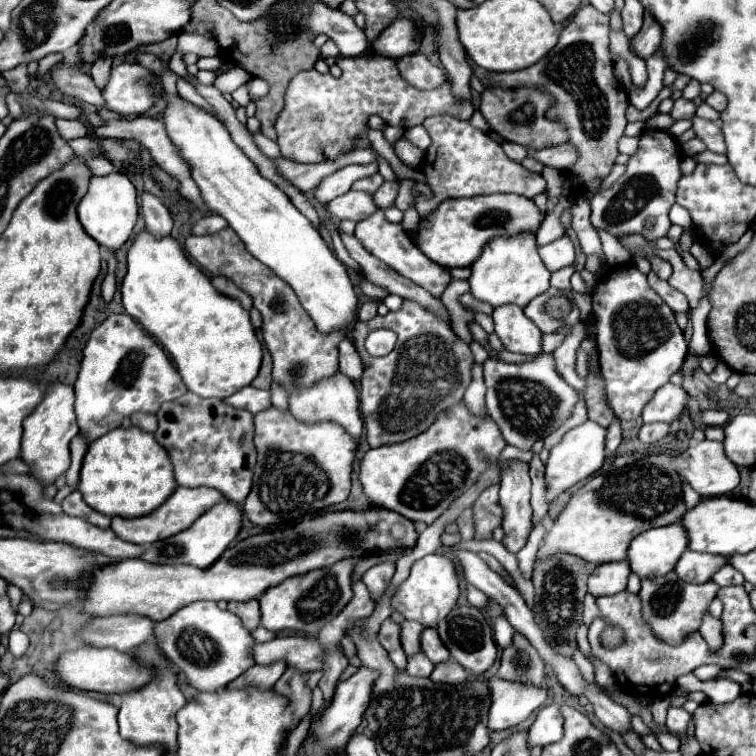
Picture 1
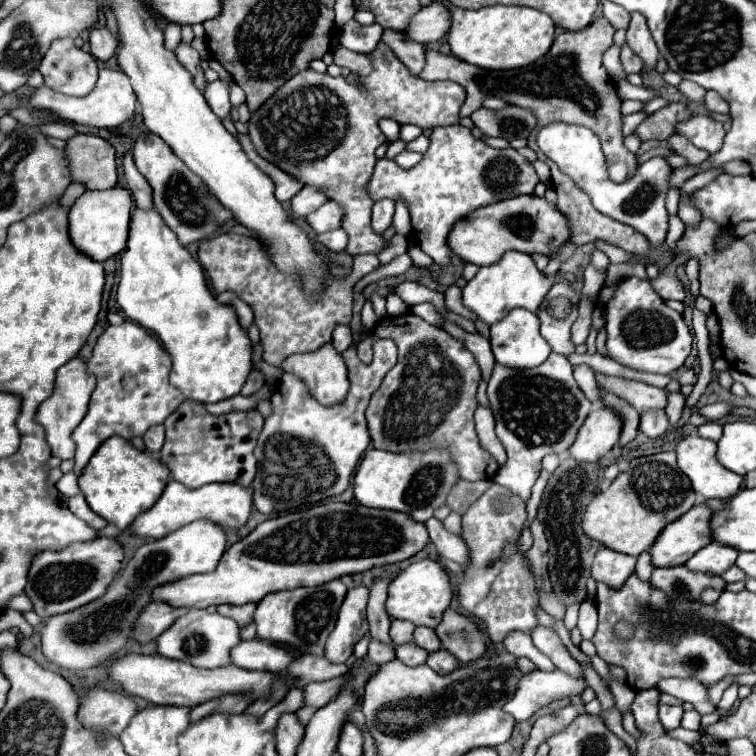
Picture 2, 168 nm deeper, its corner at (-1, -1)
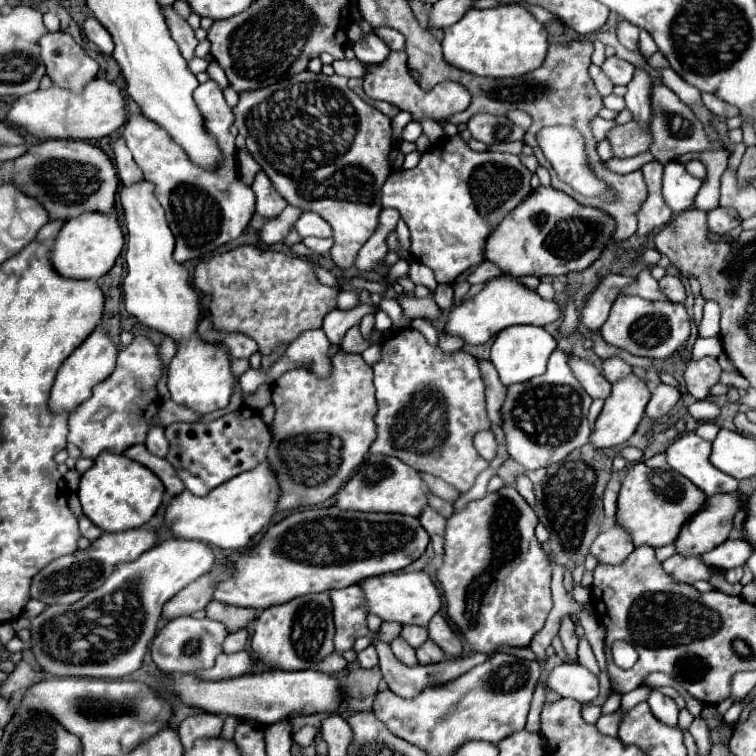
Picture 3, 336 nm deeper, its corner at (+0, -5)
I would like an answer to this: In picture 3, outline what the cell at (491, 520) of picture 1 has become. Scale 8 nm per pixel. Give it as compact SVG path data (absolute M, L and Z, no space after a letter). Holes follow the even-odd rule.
M505 486L491 492L479 500L471 500L463 510L453 512L445 526L445 546L443 564L435 578L443 590L447 604L447 614L463 634L465 642L475 652L485 652L493 656L501 646L525 648L531 638L543 628L551 602L551 558L545 548L535 538L537 514L525 502L525 498L515 490L515 486Z

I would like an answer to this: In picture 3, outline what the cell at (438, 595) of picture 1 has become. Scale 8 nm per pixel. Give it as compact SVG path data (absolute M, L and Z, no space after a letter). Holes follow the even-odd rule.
M397 572L397 574L381 574L371 576L359 582L363 594L367 612L379 616L381 620L393 620L399 624L417 624L427 626L427 622L439 612L441 608L441 596L431 578L425 572Z

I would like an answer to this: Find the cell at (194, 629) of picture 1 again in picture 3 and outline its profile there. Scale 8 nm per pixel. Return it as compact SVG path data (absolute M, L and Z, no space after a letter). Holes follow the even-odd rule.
M181 616L169 620L151 644L151 658L161 672L167 674L187 674L197 668L211 668L215 664L217 654L221 654L221 644L227 638L227 628L215 620L203 618L195 620L191 616Z

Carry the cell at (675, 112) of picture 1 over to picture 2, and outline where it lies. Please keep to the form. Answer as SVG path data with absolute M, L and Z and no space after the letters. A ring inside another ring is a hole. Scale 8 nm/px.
M684 102L668 104L666 108L650 114L638 128L636 134L640 140L666 140L670 134L676 132L678 124L686 118L690 118L692 112Z

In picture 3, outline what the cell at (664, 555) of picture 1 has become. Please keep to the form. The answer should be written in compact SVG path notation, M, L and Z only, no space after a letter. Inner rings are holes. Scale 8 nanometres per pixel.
M717 494L707 502L681 530L677 538L677 552L683 556L701 556L723 544L731 530L733 518L741 510L741 494Z

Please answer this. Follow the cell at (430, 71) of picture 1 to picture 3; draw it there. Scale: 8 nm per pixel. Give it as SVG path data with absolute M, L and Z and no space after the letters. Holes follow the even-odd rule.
M385 26L373 28L373 32L375 32L391 50L405 50L405 38L401 36L401 32L397 32L397 30L393 30L393 28L385 28Z

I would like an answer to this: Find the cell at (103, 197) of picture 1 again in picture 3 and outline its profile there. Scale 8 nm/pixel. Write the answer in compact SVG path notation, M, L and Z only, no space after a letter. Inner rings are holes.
M85 212L77 218L67 220L59 230L51 246L51 266L63 278L99 280L103 274L107 274L113 268L117 256L121 254L123 242L125 238L115 214L107 216L99 212Z

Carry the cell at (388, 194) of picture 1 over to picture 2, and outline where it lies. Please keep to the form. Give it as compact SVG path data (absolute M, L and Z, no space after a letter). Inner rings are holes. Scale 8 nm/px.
M378 200L372 206L372 228L374 228L374 232L382 234L392 224L392 218L394 218L394 202L392 200Z

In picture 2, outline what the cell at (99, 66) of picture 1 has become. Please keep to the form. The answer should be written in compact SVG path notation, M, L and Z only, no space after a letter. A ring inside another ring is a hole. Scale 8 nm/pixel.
M94 28L90 32L90 52L96 60L106 62L108 58L114 56L116 48L118 48L118 42L106 28Z

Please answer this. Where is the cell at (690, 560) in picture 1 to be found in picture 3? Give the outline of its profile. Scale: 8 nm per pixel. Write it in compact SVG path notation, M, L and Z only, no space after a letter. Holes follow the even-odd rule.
M729 538L725 540L721 546L713 548L711 552L703 554L703 562L711 568L717 568L717 570L729 570L729 568L737 568L737 566L743 566L749 556L751 556L753 548L749 546L747 540L743 538Z

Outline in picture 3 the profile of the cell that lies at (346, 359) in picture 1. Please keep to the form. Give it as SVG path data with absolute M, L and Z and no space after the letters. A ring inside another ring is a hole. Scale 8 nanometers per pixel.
M359 304L359 306L351 308L351 310L339 310L339 308L335 308L333 312L329 312L325 316L325 320L323 320L323 332L327 334L331 344L341 344L341 338L345 336L345 332L349 328L357 326L361 322L361 318L365 314L369 314L369 312L373 312L373 308L367 306L367 304Z

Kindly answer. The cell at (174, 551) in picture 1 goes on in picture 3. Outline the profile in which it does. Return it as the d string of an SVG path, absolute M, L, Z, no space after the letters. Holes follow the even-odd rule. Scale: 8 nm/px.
M165 540L159 546L147 550L133 562L119 564L113 574L101 584L101 588L85 594L77 604L47 606L37 618L31 620L31 652L43 672L53 676L83 676L83 678L123 678L141 668L149 642L153 640L163 604L171 600L179 590L197 580L201 574L213 568L215 556L211 548L197 540Z

